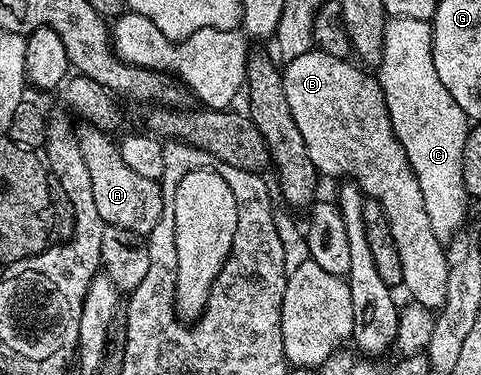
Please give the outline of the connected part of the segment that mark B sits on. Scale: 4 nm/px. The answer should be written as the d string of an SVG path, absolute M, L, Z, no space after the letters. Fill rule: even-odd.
M314 47L303 55L284 62L281 78L283 79L283 91L287 94L287 104L291 106L291 116L294 117L295 124L299 127L299 132L303 134L303 143L307 143L307 155L311 155L311 163L315 163L318 174L322 178L345 177L341 179L355 179L355 183L361 188L362 194L366 198L377 201L383 207L383 211L387 215L387 223L391 227L391 239L395 239L395 247L399 251L399 263L403 263L403 279L401 280L403 289L413 293L412 300L416 304L425 305L428 309L437 311L440 310L447 299L447 279L449 278L451 261L450 258L445 258L446 246L437 238L435 231L431 231L431 219L427 219L427 206L423 204L423 187L419 187L419 179L415 175L415 171L411 167L411 163L407 159L407 155L403 151L403 147L393 130L391 115L389 114L389 103L382 82L378 78L377 82L375 78L368 77L364 72L368 73L360 64L354 63L349 59L335 58L335 56L325 53L321 48Z

